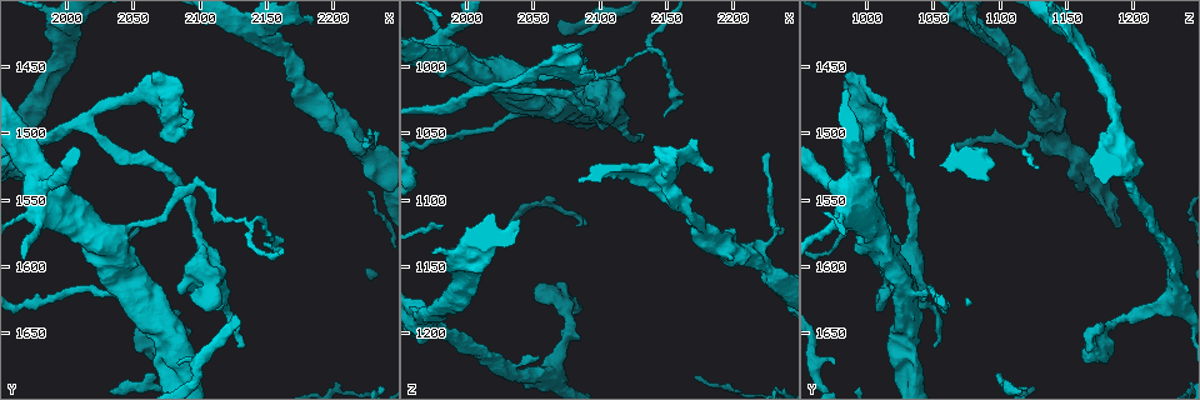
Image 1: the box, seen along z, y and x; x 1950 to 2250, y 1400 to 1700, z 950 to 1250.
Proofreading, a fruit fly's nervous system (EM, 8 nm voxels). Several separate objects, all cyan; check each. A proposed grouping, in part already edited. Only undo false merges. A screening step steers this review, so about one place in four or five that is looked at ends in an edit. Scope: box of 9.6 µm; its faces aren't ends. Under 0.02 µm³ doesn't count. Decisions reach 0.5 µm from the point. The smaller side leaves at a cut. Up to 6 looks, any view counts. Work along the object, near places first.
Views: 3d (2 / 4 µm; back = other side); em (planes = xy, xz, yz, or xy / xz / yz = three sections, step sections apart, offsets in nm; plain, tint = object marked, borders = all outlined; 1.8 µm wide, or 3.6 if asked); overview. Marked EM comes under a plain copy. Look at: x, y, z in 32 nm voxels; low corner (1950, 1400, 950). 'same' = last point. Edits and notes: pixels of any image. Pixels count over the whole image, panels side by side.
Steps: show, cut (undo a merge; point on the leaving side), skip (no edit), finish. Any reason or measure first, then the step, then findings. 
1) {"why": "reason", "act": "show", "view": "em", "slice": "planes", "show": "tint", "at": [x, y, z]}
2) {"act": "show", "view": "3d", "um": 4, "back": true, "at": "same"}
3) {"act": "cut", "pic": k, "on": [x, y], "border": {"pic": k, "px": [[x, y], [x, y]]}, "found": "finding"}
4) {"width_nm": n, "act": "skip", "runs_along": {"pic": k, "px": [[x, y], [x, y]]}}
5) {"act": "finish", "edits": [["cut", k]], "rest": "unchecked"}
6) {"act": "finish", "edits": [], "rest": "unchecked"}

{"act": "show", "view": "3d", "um": 4, "at": [2018, 1496, 1018]}

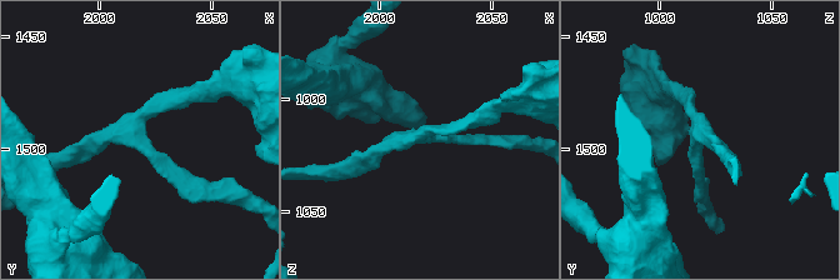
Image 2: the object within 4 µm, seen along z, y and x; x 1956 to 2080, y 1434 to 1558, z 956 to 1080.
{"arms": 3, "arm_widths_nm": [170, 170, 220], "act": "show", "view": "em", "slice": "planes", "show": "tint", "at": [2019, 1495, 1017]}

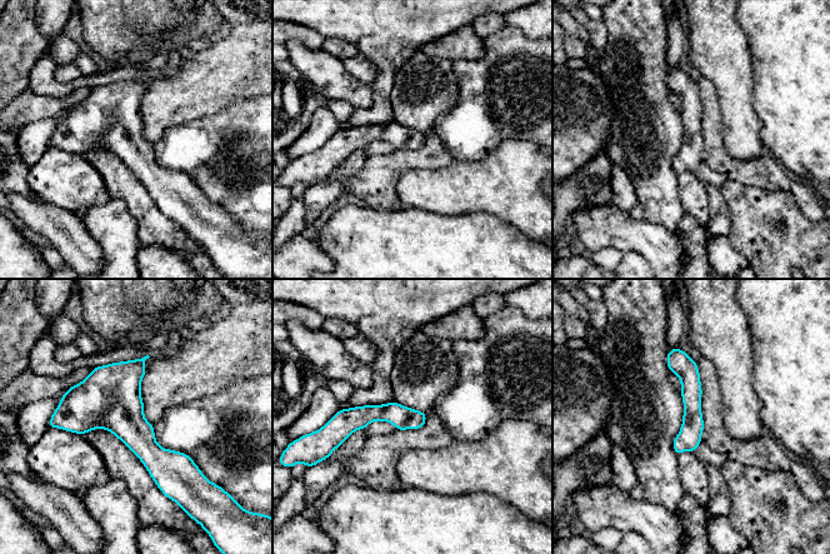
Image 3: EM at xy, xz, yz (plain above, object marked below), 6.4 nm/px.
{"act": "skip", "found": "continuous, no second neuron"}

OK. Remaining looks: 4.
{"why": "abrupt turn", "act": "show", "view": "em", "slice": "planes", "show": "tint", "at": [2078, 1500, 1002]}

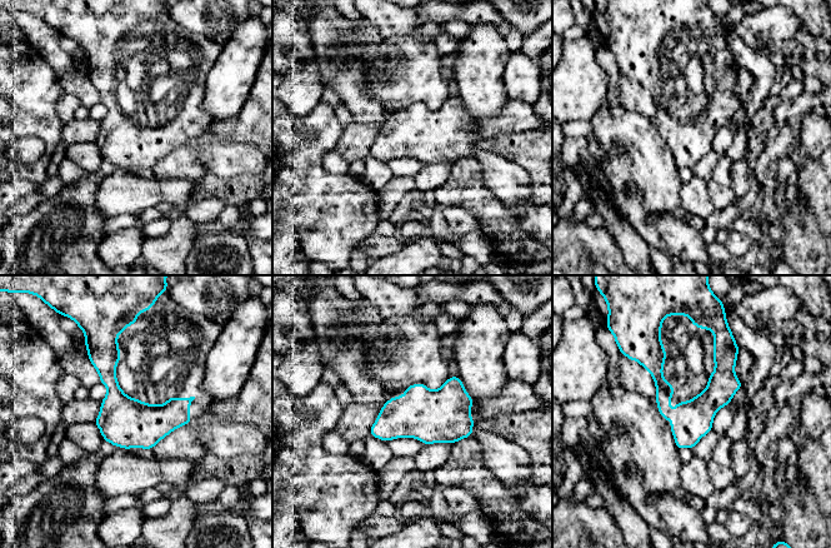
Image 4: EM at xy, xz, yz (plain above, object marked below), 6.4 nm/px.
{"width_nm": 260, "act": "skip", "found": "one neuron here"}

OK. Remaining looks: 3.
{"why": "four or more arms meet", "act": "show", "view": "em", "slice": "planes", "show": "tint", "at": [2144, 1422, 1082]}

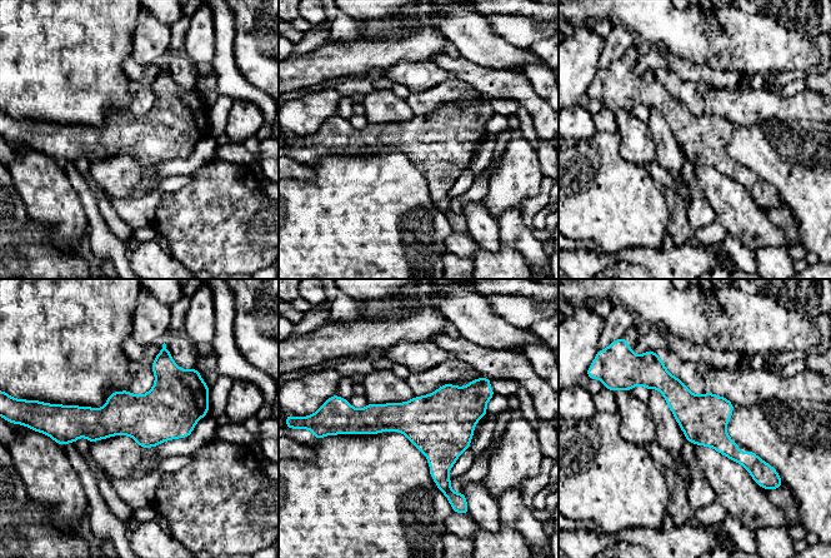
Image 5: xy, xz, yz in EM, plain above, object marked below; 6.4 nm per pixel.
{"act": "skip", "found": "one neuron here"}

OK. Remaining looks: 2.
{"act": "finish", "edits": [], "rest": "unchecked"}

